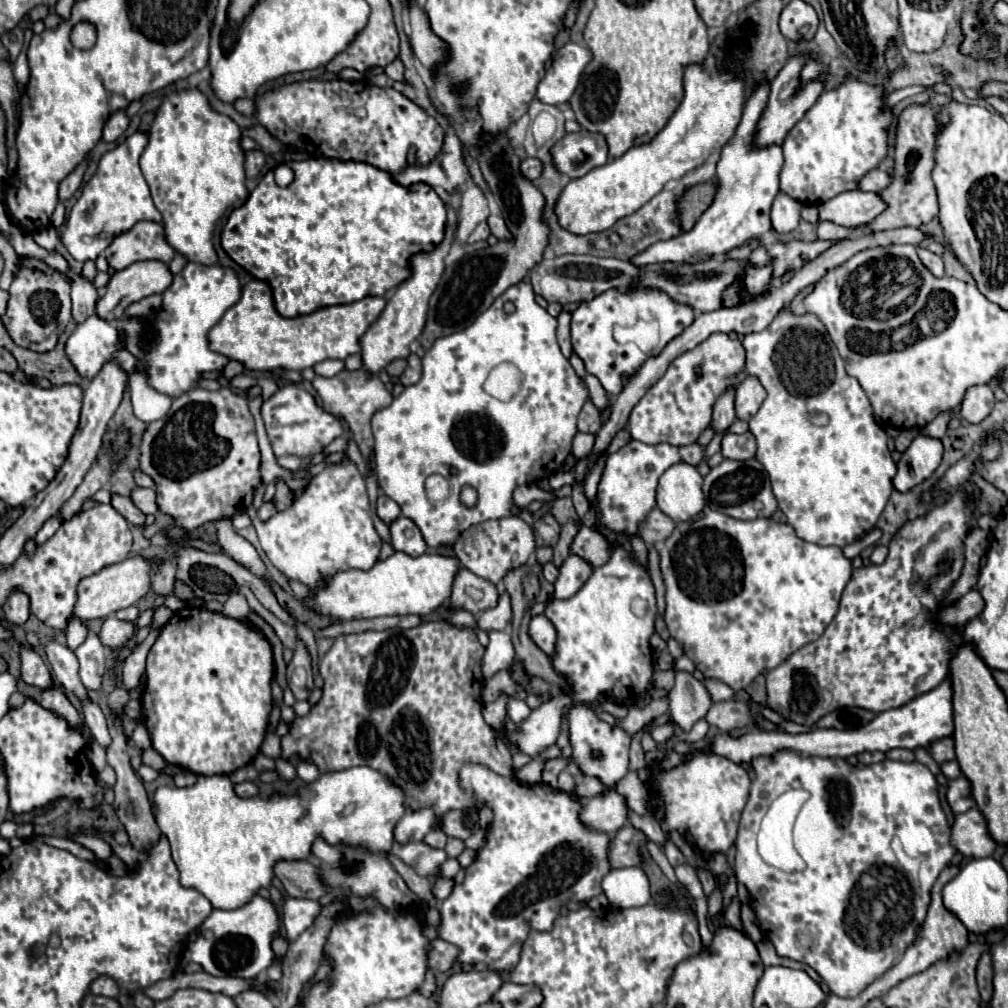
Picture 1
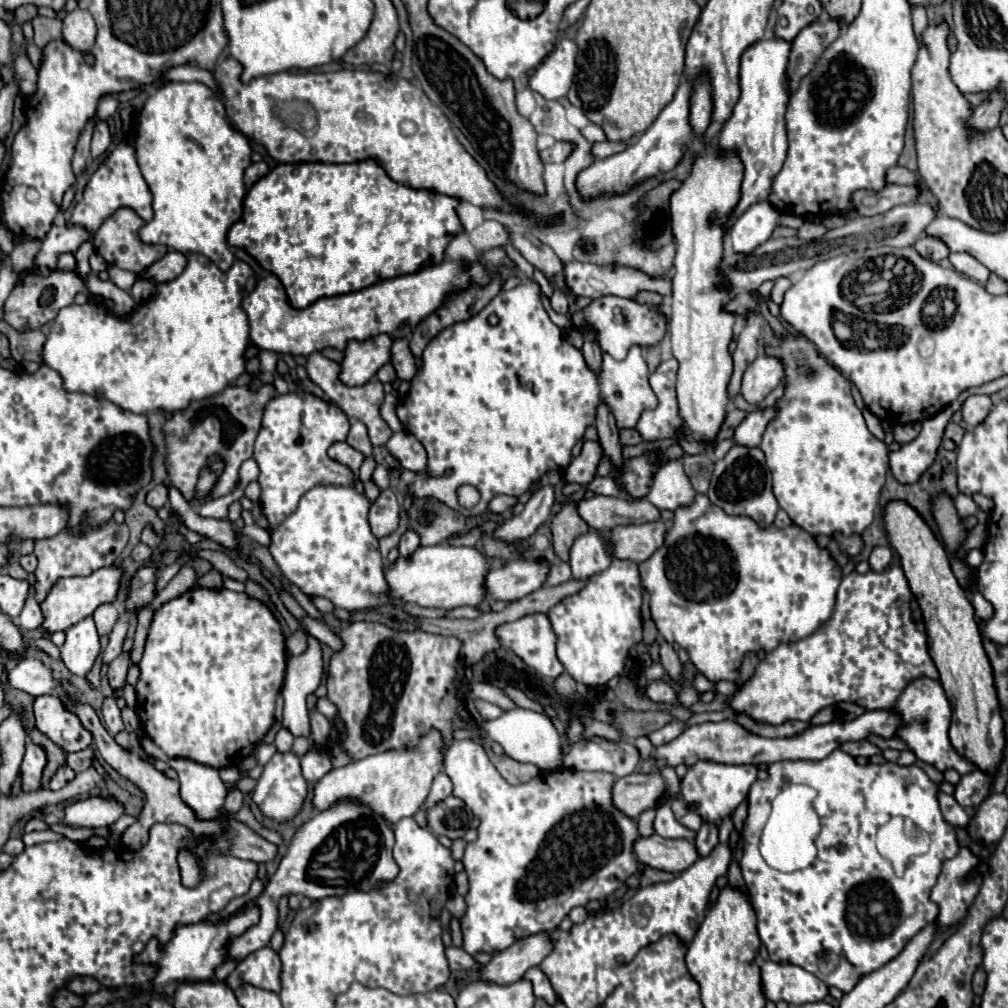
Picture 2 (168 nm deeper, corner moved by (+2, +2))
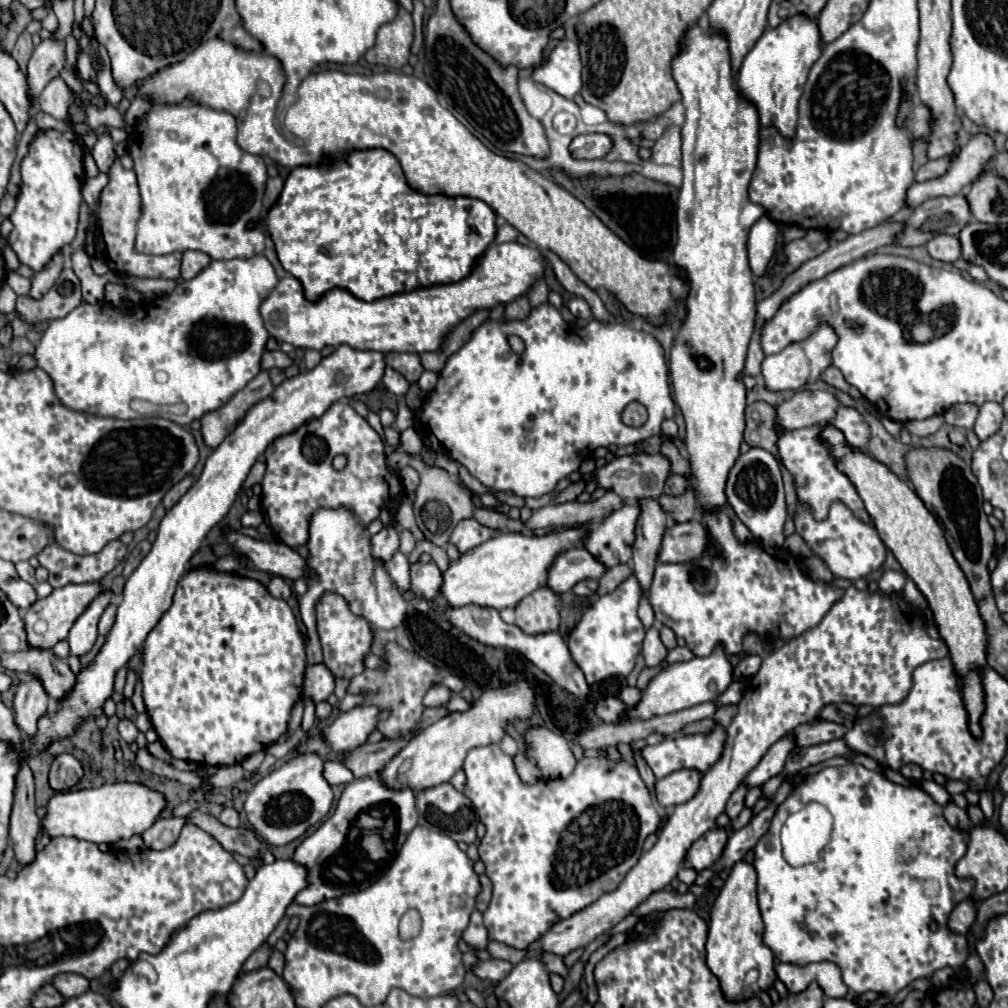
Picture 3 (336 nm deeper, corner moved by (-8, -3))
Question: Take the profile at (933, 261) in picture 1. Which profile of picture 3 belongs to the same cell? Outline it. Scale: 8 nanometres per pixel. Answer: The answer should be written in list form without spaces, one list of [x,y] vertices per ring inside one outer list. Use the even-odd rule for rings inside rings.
[[[936,235],[926,245],[932,259],[942,263],[954,263],[960,257],[960,241],[954,235]]]

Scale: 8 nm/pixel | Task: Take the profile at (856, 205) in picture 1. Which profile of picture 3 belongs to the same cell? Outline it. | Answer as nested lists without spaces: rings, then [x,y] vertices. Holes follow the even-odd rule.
[[[974,135],[966,139],[960,147],[960,153],[956,155],[956,161],[952,161],[952,169],[948,169],[944,177],[914,183],[912,189],[908,189],[908,205],[918,207],[928,197],[950,197],[962,193],[980,175],[984,161],[988,161],[988,157],[992,155],[994,147],[988,135]]]

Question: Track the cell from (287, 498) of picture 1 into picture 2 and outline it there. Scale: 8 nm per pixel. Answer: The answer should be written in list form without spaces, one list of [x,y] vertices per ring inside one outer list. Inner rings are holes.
[[[294,390],[282,396],[274,396],[262,416],[262,428],[254,446],[254,460],[260,466],[262,486],[262,514],[270,526],[278,526],[298,506],[302,494],[318,484],[340,484],[350,486],[354,474],[348,466],[328,458],[326,450],[338,440],[346,440],[350,422],[346,414],[336,406],[328,404],[306,390]]]

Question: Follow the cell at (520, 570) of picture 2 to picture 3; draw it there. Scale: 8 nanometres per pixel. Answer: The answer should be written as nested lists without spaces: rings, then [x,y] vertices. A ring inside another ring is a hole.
[[[578,545],[576,549],[568,549],[568,553],[564,553],[564,557],[556,561],[556,565],[552,565],[546,587],[566,593],[584,579],[600,579],[604,571],[606,565],[594,555],[590,555],[584,545]]]

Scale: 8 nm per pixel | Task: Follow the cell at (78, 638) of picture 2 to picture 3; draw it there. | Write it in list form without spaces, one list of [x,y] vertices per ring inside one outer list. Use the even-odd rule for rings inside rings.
[[[104,589],[100,591],[100,595],[88,605],[88,609],[76,619],[74,627],[70,629],[70,635],[68,635],[68,643],[70,643],[70,651],[72,655],[80,657],[84,653],[88,653],[98,637],[98,619],[100,615],[104,613],[106,605],[110,603],[112,599],[112,591],[110,589]]]

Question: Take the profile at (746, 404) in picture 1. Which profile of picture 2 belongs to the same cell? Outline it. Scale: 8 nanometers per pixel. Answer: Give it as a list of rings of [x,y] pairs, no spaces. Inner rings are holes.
[[[760,354],[742,376],[742,396],[748,404],[760,404],[780,382],[784,370],[782,364],[766,354]]]

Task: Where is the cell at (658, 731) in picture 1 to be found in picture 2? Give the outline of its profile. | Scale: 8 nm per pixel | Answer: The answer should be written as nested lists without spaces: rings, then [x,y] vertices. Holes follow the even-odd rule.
[[[647,736],[637,738],[635,741],[635,746],[636,748],[638,748],[638,751],[640,752],[640,757],[642,761],[648,759],[654,749],[654,746],[647,738]]]

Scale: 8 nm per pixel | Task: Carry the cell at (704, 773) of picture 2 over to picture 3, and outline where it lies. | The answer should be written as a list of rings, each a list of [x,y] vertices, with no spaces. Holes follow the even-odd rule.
[[[792,733],[784,735],[780,741],[776,741],[768,753],[762,757],[762,761],[748,773],[748,777],[744,779],[744,783],[748,787],[756,787],[756,785],[762,785],[766,783],[770,777],[778,775],[782,769],[784,769],[784,763],[786,763],[786,757],[788,753],[796,747],[796,739]]]

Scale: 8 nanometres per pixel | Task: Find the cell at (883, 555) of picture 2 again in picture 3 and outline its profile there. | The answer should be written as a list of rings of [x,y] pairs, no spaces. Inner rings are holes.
[[[884,571],[882,579],[878,581],[878,589],[880,589],[880,593],[884,593],[884,595],[892,595],[892,593],[900,593],[902,587],[904,587],[904,583],[906,583],[904,573]]]

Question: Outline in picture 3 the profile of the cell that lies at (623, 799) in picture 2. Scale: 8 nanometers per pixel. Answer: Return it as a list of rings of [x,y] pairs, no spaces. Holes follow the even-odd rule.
[[[680,769],[664,779],[656,781],[656,801],[662,807],[672,807],[686,803],[696,795],[696,789],[700,787],[700,779],[704,777],[702,771],[696,769]]]

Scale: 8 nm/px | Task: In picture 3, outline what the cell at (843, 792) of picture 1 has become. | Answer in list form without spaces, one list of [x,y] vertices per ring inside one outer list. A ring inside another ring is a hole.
[[[850,763],[850,765],[842,765],[842,767],[824,767],[818,773],[808,775],[800,785],[796,785],[796,789],[792,791],[792,795],[778,807],[770,829],[764,833],[764,837],[756,843],[754,847],[754,867],[756,867],[756,875],[758,875],[758,901],[760,901],[760,911],[766,923],[766,931],[764,931],[764,943],[774,951],[774,955],[784,961],[784,963],[794,963],[794,965],[808,965],[814,961],[832,961],[842,969],[842,977],[848,985],[848,989],[852,989],[856,995],[862,995],[866,991],[882,991],[886,995],[894,995],[898,991],[902,991],[904,987],[908,987],[912,981],[920,979],[920,977],[932,977],[934,971],[952,965],[954,969],[960,969],[968,957],[968,941],[964,935],[954,935],[948,929],[948,915],[950,911],[964,899],[968,899],[972,895],[974,889],[974,879],[960,879],[956,877],[954,869],[956,863],[966,855],[966,847],[968,847],[968,833],[966,831],[958,831],[954,827],[950,827],[942,815],[942,807],[938,803],[934,803],[934,799],[924,793],[918,787],[902,787],[896,785],[892,781],[888,781],[884,775],[866,769],[864,765],[858,763]],[[808,803],[822,803],[834,817],[834,825],[832,825],[832,837],[830,843],[822,849],[820,857],[816,863],[812,865],[802,865],[802,867],[792,867],[784,857],[782,857],[782,843],[780,843],[780,829],[786,821],[786,817],[792,811],[800,811],[802,807],[806,807]],[[936,921],[938,929],[932,931],[930,923]],[[830,937],[830,939],[828,939]]]

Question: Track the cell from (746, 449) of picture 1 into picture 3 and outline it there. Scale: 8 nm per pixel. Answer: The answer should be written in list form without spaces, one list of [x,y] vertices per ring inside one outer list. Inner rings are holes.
[[[798,391],[792,399],[778,405],[778,425],[786,431],[826,423],[836,417],[840,401],[830,391]]]

